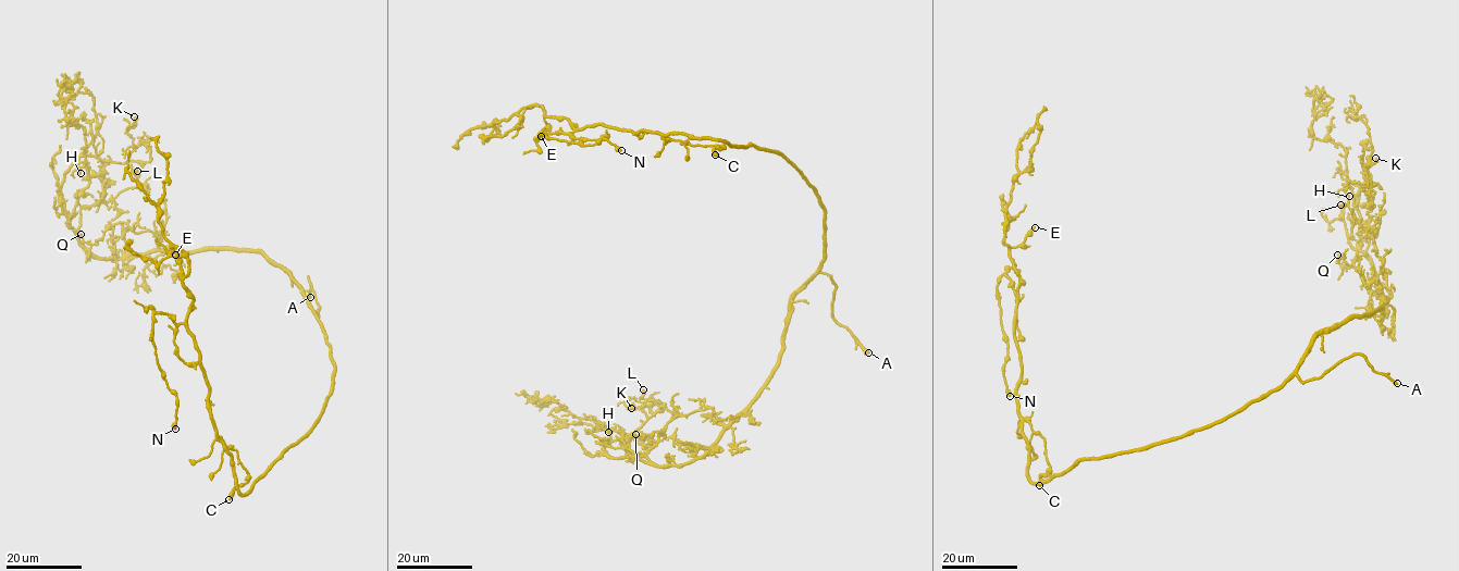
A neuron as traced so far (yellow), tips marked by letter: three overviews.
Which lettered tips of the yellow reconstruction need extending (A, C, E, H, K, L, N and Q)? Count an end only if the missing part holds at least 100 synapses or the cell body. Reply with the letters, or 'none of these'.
A

